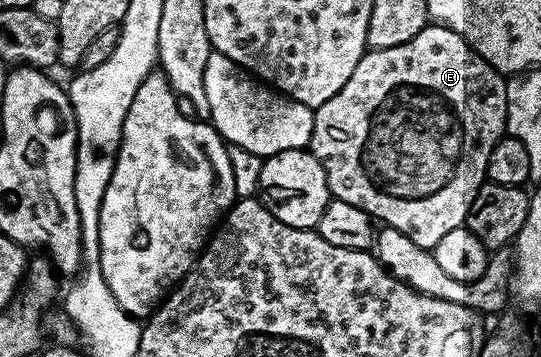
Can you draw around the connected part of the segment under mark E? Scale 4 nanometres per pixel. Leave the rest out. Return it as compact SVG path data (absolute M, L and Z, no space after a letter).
M429 24L414 36L414 40L406 40L406 44L394 44L394 48L381 50L369 49L358 60L358 68L354 68L350 80L326 100L326 104L315 107L312 119L312 155L322 164L328 181L328 193L332 198L346 200L346 204L354 204L354 208L362 208L377 223L394 228L423 250L435 251L438 240L446 236L446 232L461 229L467 223L470 204L474 204L474 196L479 192L488 177L488 161L490 152L494 152L494 144L505 137L507 124L507 81L505 75L494 69L479 52L472 49L462 35L439 24Z

